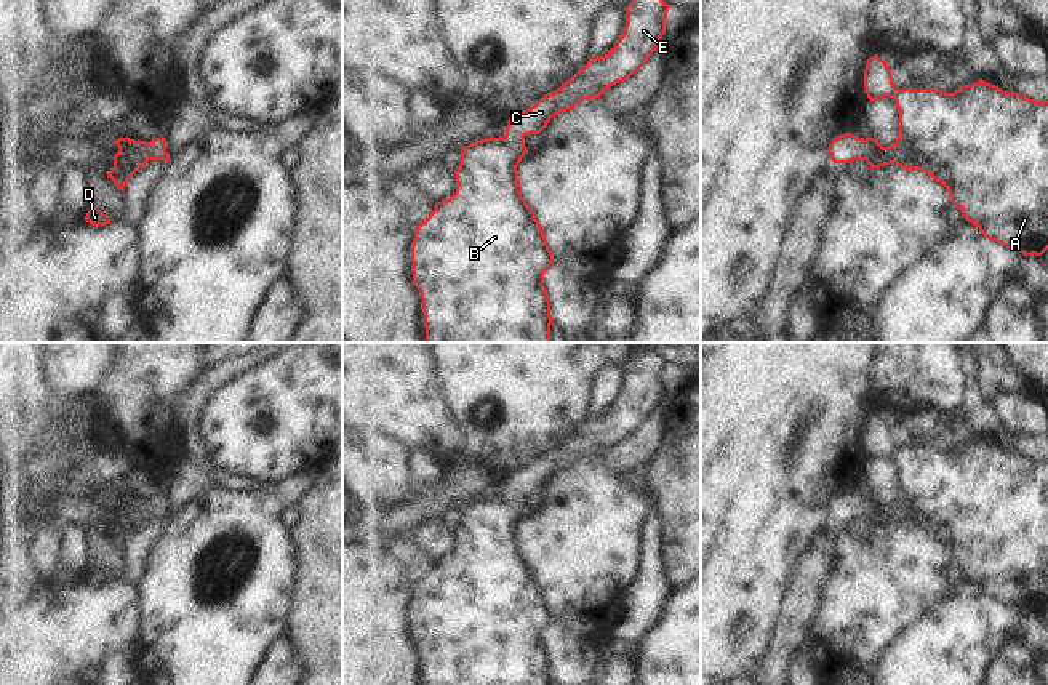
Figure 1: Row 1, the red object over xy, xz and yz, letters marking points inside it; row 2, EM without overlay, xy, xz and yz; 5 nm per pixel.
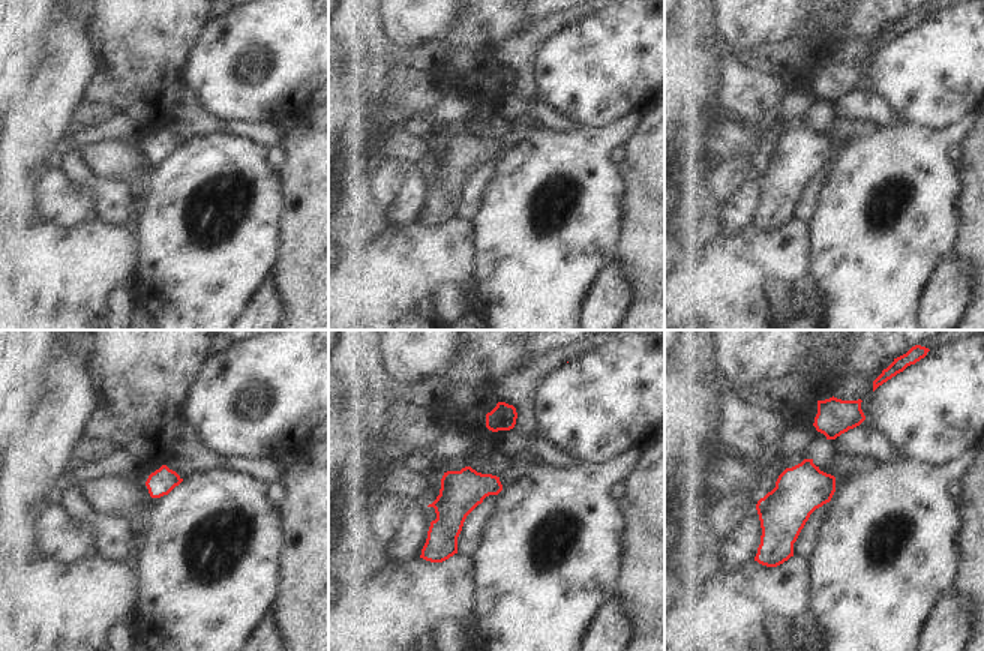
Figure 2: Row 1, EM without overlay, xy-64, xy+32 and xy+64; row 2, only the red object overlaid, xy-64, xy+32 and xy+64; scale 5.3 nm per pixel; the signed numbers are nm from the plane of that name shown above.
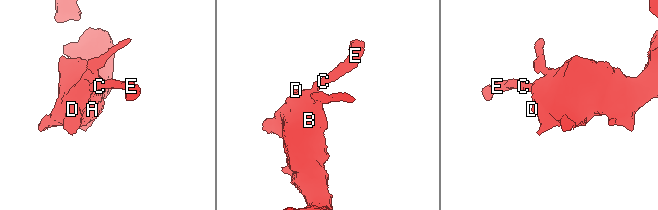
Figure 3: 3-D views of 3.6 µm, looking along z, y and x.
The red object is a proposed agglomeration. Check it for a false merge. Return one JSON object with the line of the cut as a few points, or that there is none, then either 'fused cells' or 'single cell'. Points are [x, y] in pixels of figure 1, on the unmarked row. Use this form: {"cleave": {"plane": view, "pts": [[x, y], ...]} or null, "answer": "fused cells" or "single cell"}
{"cleave": null, "answer": "single cell"}

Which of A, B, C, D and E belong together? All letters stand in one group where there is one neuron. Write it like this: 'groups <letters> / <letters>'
groups A B C D E

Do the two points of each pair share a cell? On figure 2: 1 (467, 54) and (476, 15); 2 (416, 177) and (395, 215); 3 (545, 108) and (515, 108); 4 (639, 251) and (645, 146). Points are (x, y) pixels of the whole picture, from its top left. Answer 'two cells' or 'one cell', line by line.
1: one cell
2: one cell
3: one cell
4: one cell

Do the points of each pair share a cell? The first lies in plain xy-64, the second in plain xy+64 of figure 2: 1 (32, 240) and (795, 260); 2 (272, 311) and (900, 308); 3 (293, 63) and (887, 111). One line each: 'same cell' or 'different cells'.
1: same cell
2: different cells
3: different cells

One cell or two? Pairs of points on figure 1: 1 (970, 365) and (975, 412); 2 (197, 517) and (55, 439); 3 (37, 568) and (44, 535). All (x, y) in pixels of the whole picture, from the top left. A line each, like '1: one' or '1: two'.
1: one
2: two
3: one

